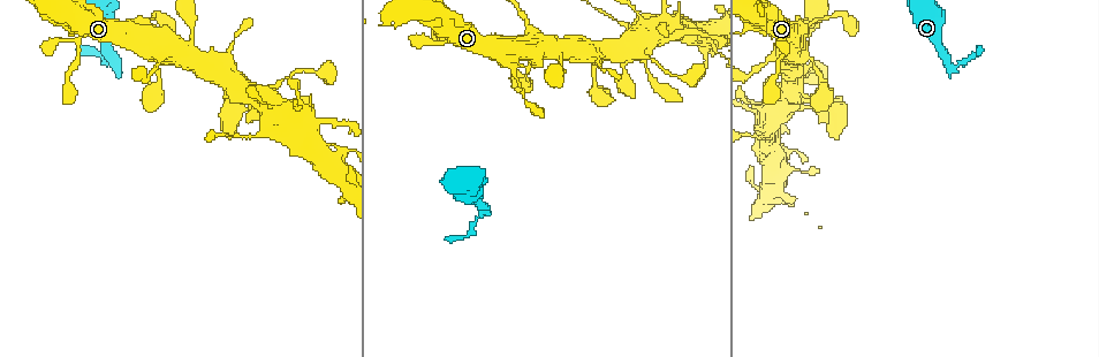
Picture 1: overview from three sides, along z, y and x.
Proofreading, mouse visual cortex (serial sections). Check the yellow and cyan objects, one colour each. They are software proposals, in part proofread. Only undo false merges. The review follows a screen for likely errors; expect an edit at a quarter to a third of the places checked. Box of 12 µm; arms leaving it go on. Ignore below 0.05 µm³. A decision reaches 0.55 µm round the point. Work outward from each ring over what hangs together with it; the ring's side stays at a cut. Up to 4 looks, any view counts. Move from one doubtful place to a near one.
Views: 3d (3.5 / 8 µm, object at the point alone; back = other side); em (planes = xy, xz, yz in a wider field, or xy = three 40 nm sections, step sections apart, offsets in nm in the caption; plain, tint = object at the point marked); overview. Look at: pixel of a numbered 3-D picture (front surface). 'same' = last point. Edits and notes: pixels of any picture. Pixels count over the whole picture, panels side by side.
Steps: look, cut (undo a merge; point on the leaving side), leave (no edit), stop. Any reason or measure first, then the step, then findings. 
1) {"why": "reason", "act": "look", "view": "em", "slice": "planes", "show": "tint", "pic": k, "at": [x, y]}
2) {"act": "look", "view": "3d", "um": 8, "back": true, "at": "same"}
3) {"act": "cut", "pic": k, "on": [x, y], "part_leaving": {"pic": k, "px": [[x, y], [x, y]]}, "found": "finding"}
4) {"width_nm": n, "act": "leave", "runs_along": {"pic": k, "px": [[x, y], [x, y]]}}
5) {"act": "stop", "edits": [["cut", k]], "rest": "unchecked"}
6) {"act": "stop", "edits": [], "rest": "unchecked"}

{"why": "a narrow waist", "act": "look", "view": "3d", "um": 3.5, "pic": 1, "at": [434, 45]}

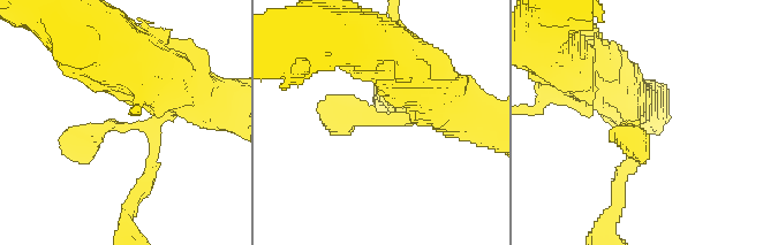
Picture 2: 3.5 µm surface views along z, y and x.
{"act": "look", "view": "em", "slice": "xy", "step": 1, "show": "tint", "pic": 2, "at": [378, 124]}

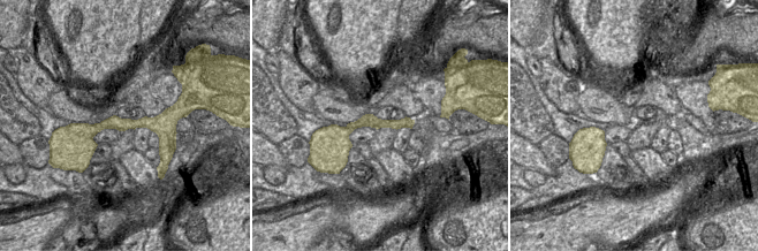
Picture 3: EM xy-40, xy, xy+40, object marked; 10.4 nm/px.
{"width_nm": 140, "act": "leave", "runs_along": {"pic": 3, "px": [[172, 116], [164, 123], [73, 130]]}, "found": "continuous, no second cell"}

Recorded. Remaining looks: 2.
{"why": "a narrow waist", "act": "look", "view": "3d", "um": 3.5, "pic": 1, "at": [802, 57]}

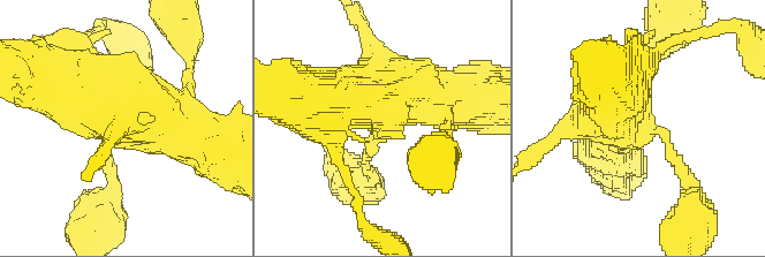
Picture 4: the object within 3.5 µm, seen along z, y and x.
{"why": "need the tissue", "act": "look", "view": "em", "slice": "xy", "step": 2, "show": "tint", "pic": 4, "at": [635, 128]}

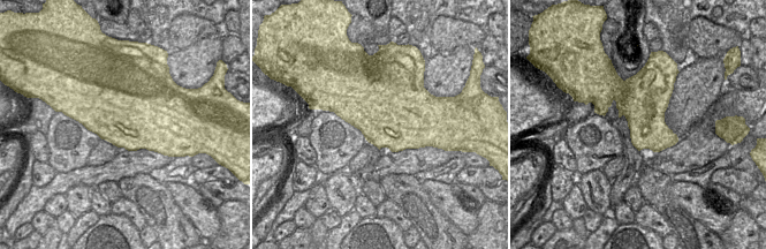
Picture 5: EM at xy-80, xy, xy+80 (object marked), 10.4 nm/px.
{"act": "leave", "runs_along": {"pic": 4, "px": [[48, 80], [190, 133]]}, "found": "all the same cell"}

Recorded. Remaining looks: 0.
{"act": "stop", "edits": [], "rest": "unchecked"}

